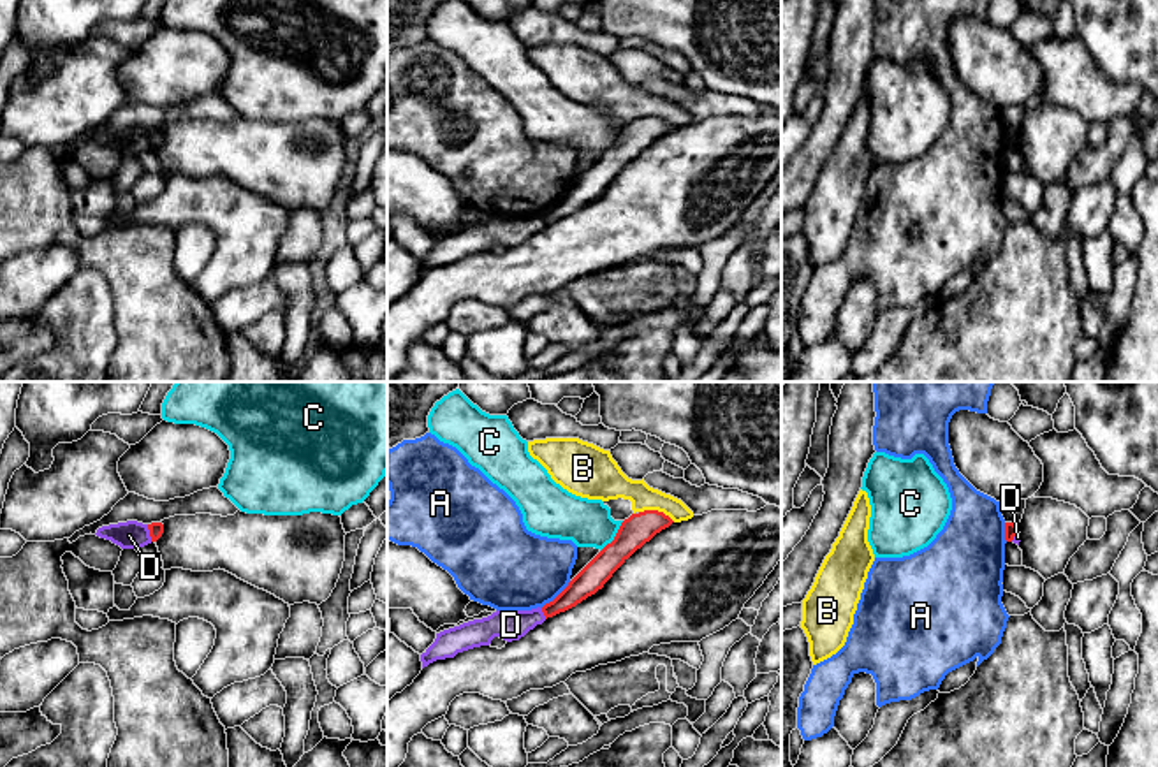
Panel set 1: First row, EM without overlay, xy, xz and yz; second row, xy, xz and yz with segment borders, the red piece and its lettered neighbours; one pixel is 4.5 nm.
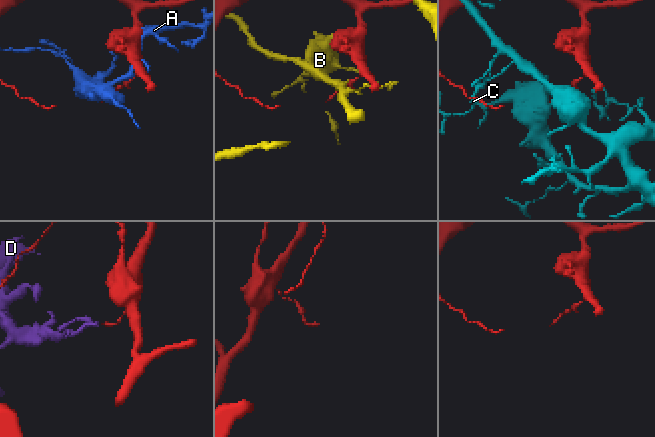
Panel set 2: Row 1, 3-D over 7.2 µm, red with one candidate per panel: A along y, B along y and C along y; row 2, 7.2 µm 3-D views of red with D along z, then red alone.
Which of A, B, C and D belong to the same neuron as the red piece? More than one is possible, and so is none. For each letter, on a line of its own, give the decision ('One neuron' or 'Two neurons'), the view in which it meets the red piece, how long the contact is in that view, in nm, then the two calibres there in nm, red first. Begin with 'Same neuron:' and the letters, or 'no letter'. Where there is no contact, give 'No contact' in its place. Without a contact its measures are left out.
Same neuron: no letter
A: Two neurons. Touches red in xz. Shared border 190 nm. Thickness 120 nm (red) against 380 nm
B: Two neurons. Touches red in xz. Shared border 180 nm. Thickness 140 nm (red) against 150 nm
C: Two neurons. Touches red in xz. Shared border 180 nm. Thickness 140 nm (red) against 220 nm
D: Two neurons. Touches red in xy. Shared border 80 nm. Thickness 60 nm (red) against 130 nm

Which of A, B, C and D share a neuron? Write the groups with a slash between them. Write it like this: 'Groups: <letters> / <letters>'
Groups: A / B / C / D

